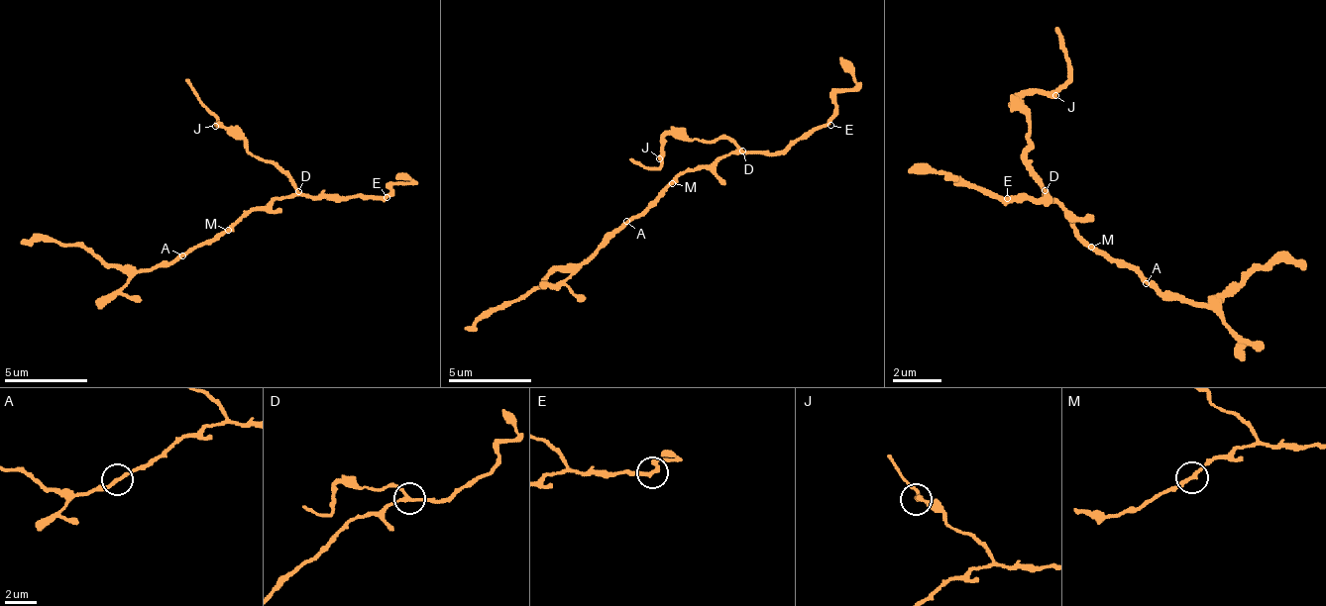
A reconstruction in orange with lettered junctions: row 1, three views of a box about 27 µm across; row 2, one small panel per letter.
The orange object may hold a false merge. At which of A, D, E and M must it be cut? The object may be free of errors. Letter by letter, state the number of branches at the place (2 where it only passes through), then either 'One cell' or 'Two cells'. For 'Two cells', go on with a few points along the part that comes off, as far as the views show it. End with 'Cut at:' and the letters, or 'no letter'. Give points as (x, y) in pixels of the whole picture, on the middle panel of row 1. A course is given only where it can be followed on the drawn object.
A: Branches: 2. One cell
D: Branches: 3. Two cells. Course of the part to remove: (743, 150), (726, 138), (701, 142), (668, 133), (655, 166), (630, 158)
E: Branches: 2. One cell
M: Branches: 2. One cell
Cut at: D

